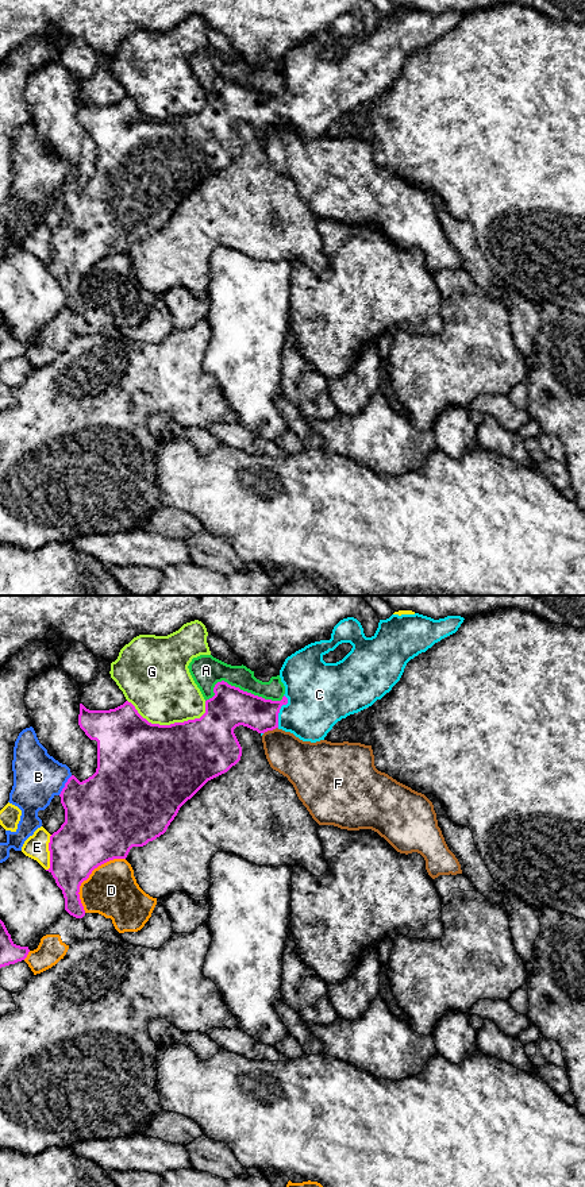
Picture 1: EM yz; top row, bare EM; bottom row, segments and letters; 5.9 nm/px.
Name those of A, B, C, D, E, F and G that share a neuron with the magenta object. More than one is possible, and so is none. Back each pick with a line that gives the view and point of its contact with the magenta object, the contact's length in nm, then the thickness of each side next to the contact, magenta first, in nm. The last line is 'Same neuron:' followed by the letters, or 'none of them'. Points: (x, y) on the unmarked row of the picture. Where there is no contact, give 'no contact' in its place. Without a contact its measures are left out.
C: yz (278, 106) | 200 nm | 220/360 nm
Same neuron: C

